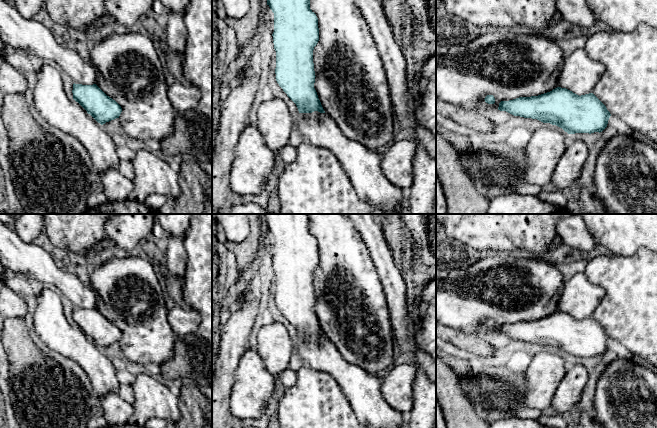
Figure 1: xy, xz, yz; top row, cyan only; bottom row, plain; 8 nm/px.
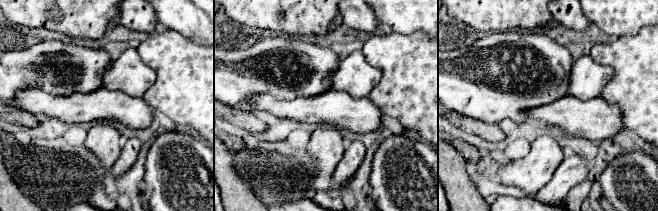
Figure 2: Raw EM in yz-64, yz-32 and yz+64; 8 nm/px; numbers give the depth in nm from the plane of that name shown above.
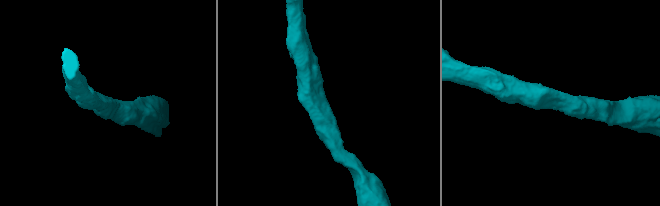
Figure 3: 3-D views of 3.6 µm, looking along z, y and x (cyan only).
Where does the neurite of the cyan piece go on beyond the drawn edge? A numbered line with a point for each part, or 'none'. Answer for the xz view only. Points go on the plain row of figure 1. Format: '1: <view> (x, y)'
1: xz (351, 308)

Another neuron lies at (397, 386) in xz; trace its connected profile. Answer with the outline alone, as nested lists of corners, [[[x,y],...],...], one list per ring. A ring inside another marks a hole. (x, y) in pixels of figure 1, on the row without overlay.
[[[412,364],[394,366],[380,380],[384,399],[396,410],[408,415],[413,407],[413,383],[417,367]]]

